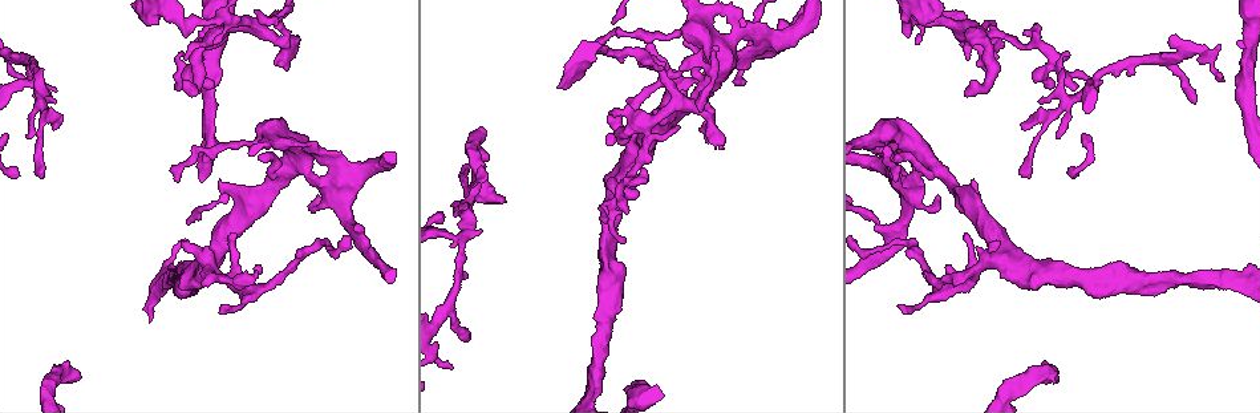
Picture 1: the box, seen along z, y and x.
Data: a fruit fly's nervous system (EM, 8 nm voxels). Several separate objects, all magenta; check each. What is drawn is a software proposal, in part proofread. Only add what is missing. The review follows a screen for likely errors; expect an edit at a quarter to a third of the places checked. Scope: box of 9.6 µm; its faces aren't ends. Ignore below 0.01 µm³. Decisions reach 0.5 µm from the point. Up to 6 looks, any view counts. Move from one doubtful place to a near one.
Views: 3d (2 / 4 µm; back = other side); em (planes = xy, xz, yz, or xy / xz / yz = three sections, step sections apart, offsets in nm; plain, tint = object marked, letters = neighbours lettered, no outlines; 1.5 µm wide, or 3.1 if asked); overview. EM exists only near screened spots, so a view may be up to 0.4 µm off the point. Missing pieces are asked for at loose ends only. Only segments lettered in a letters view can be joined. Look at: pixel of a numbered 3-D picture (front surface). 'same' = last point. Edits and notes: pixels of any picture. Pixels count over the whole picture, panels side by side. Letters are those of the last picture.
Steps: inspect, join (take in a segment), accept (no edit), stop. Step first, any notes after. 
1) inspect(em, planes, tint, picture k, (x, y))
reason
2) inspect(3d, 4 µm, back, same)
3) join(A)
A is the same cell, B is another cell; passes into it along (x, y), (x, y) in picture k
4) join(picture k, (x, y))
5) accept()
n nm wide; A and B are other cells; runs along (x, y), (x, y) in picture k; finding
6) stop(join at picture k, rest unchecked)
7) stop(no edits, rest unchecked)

inspect(3d, 4 µm, picture 1, (215, 43))
free end

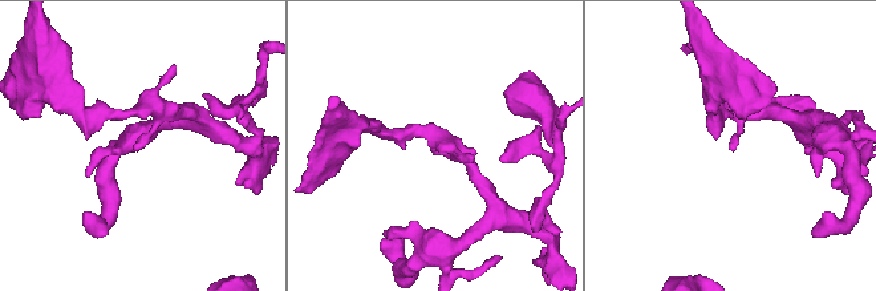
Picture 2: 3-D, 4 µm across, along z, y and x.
inspect(em, planes, tint, picture 2, (734, 147))
now the EM

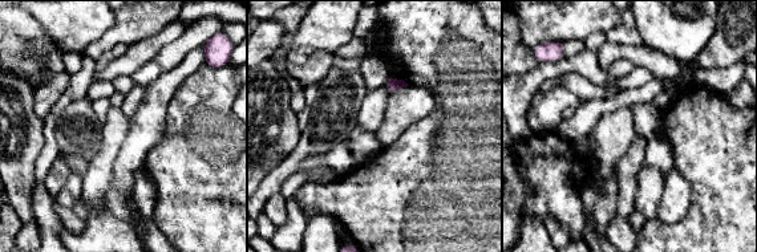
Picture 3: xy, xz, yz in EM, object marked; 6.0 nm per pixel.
inspect(em, planes, letters, same)
see the neighbours

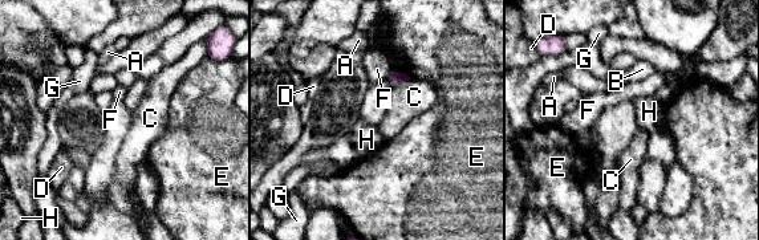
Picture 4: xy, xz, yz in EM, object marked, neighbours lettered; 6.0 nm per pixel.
accept()
A, B, C, D, E, F, G and H are other cells; border along (410, 78), (392, 88) in picture 4; no lettered segment goes on from it

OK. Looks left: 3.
inspect(3d, 2 µm, picture 1, (42, 71))
free end

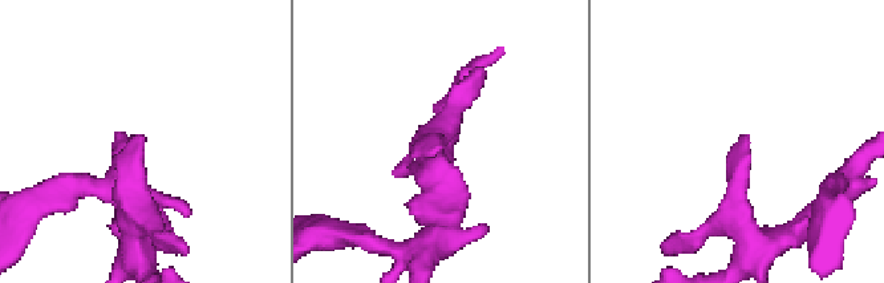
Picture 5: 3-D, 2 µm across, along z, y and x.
inspect(em, planes, tint, picture 5, (143, 138))
now the EM

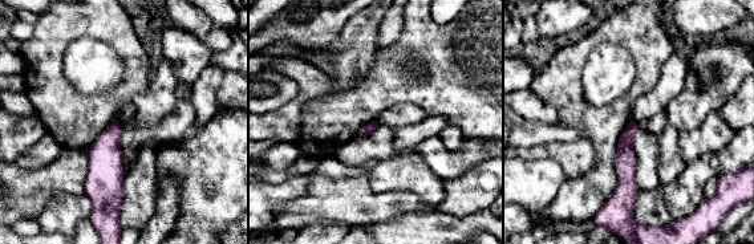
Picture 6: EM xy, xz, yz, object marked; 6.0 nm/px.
inspect(em, planes, letters, same)
see the neighbours

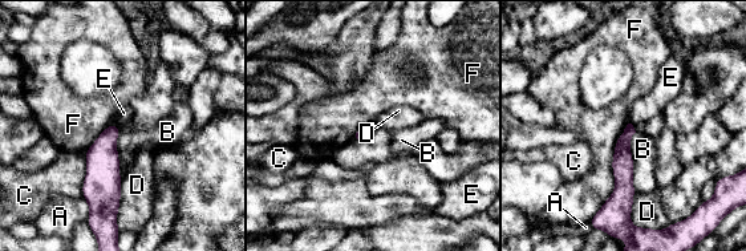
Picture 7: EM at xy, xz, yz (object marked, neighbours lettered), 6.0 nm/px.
accept()
A, B, C, D, E and F are other cells; no lettered segment goes on from it

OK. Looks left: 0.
stop(no edits, rest unchecked)

